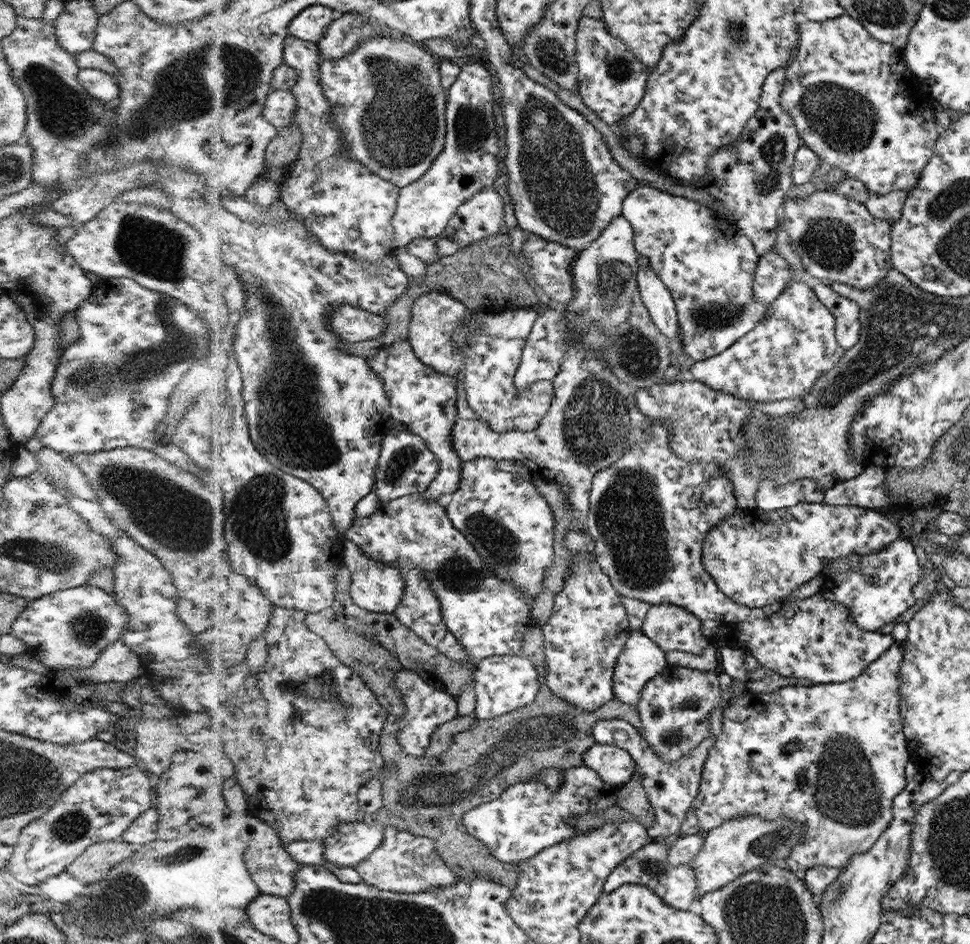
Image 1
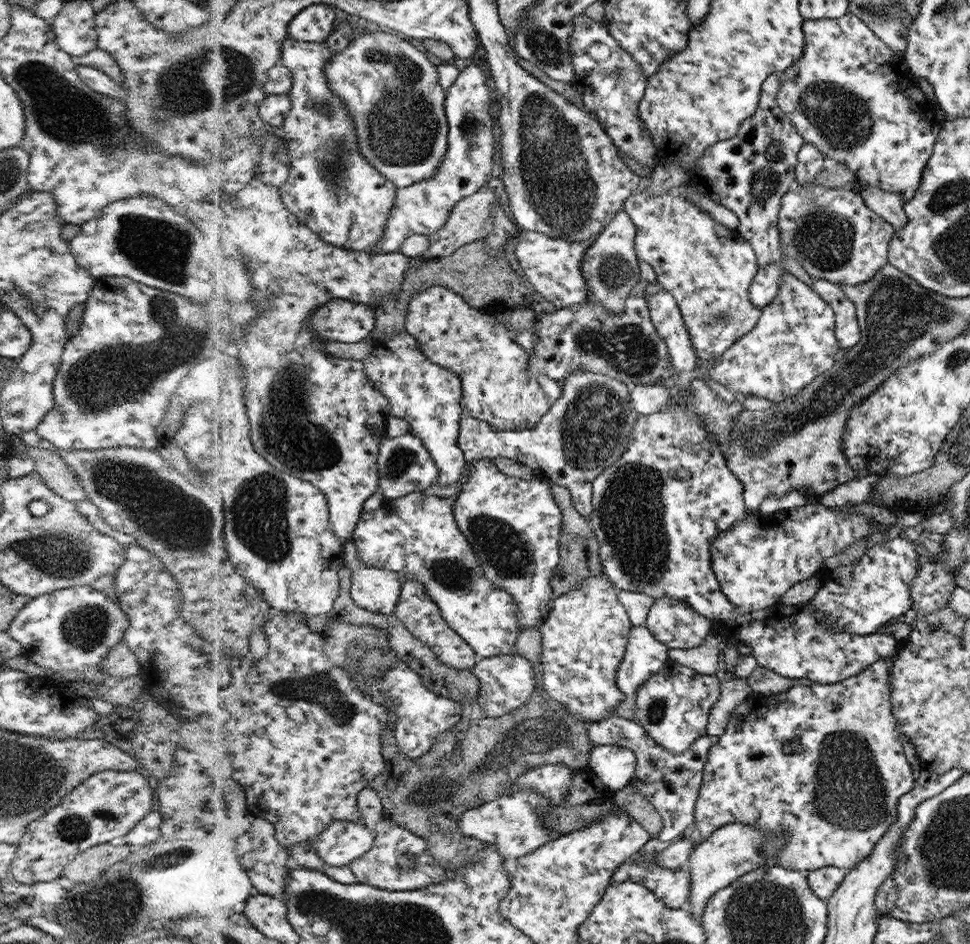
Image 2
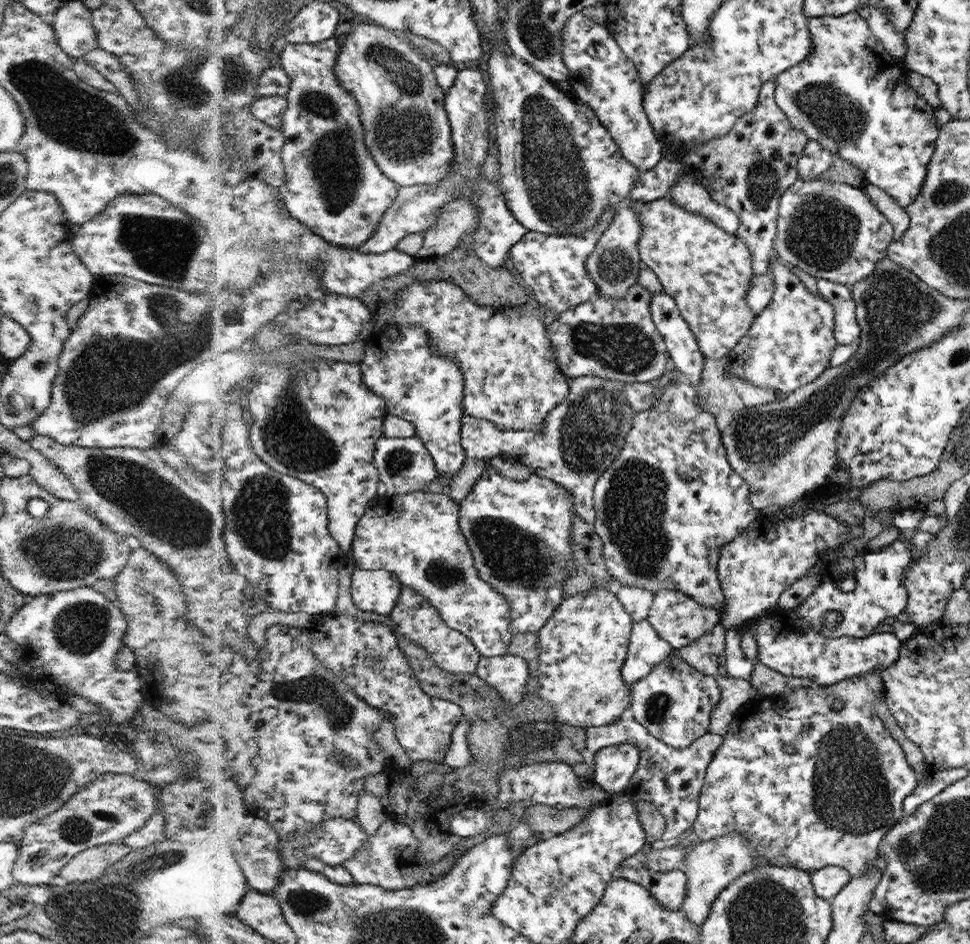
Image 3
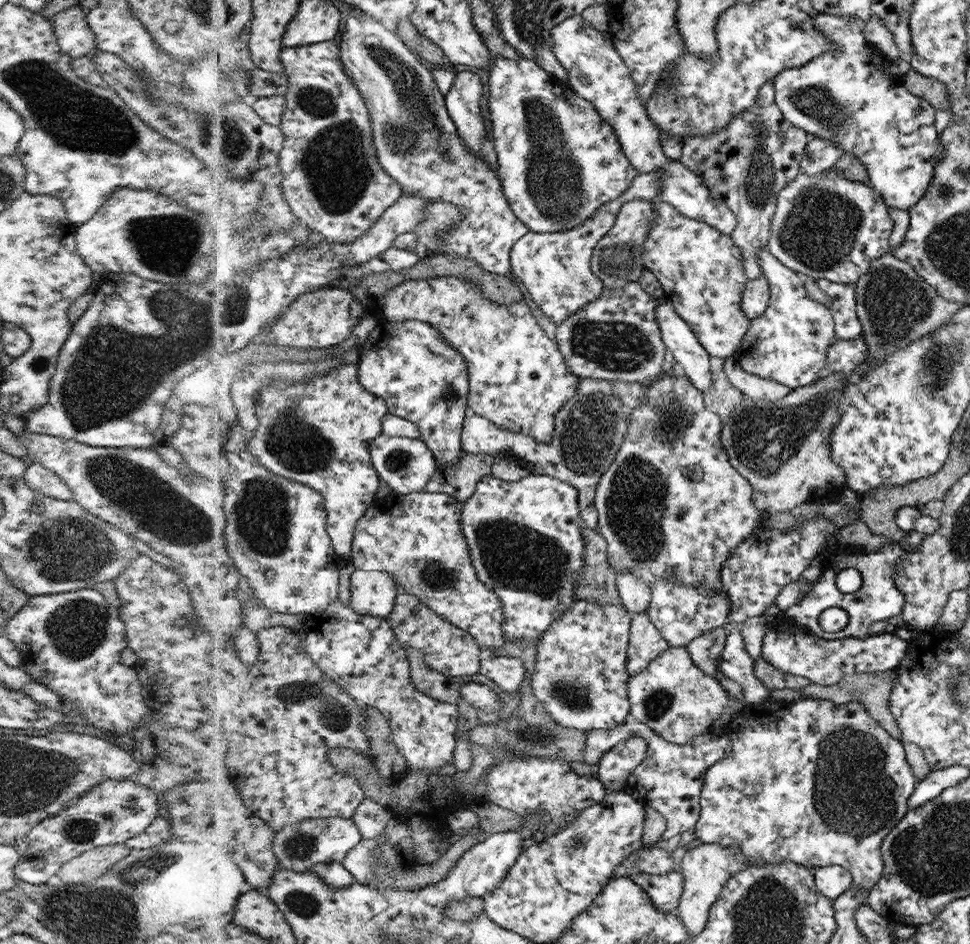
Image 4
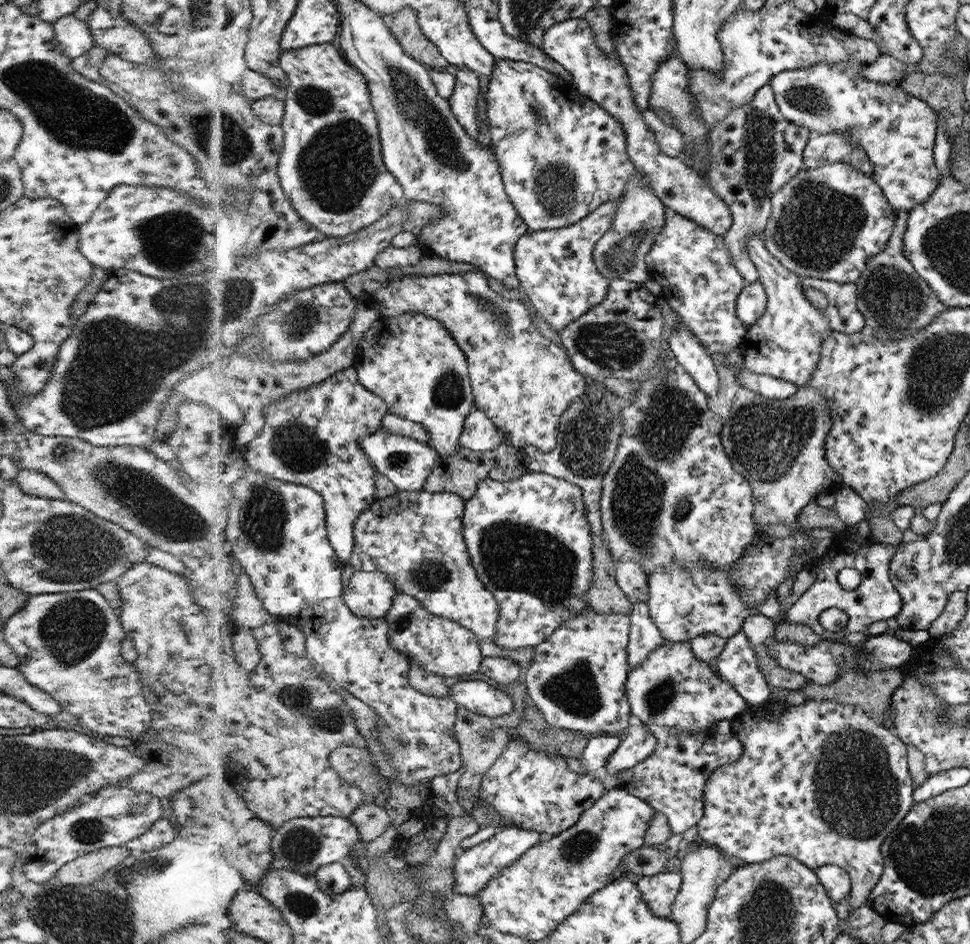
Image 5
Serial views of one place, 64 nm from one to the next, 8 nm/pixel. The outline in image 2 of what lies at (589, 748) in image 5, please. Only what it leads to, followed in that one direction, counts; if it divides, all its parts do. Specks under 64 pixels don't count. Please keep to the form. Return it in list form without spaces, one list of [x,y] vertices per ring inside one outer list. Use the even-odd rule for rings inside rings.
[[[611,715],[599,722],[589,724],[587,738],[592,748],[609,745],[627,747],[634,751],[637,765],[630,784],[633,784],[635,792],[639,792],[643,799],[648,800],[649,804],[655,807],[661,817],[661,831],[656,839],[664,843],[674,840],[694,821],[693,810],[701,784],[703,766],[708,751],[717,742],[718,736],[705,734],[695,740],[689,749],[681,753],[671,753],[658,748],[659,745],[645,733],[640,724],[625,717]]]

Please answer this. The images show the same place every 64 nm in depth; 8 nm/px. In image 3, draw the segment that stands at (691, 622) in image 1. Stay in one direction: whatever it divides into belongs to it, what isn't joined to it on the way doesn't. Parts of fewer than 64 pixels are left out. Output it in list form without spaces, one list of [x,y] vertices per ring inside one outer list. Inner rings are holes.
[[[657,589],[652,594],[653,604],[650,606],[649,616],[646,617],[650,626],[657,632],[659,638],[670,643],[673,650],[690,645],[703,634],[714,629],[722,620],[721,611],[713,607],[699,605],[693,597],[675,589]]]

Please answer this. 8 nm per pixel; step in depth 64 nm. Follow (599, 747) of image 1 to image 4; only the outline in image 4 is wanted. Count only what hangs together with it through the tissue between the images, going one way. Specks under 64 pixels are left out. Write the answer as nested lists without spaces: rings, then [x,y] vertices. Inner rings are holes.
[[[631,735],[599,758],[596,778],[608,790],[622,790],[627,776],[637,768],[646,752],[647,741],[639,735]]]

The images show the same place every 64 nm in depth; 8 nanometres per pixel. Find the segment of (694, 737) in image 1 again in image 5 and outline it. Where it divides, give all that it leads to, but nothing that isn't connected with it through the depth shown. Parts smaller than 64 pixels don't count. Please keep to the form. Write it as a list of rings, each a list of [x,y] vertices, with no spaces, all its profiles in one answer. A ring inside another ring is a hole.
[[[665,640],[663,641],[663,645],[659,645],[659,648],[647,654],[646,660],[639,663],[637,667],[630,669],[626,678],[626,698],[630,703],[630,714],[633,714],[635,718],[639,718],[643,724],[684,728],[685,731],[691,731],[691,733],[709,731],[709,728],[715,721],[730,720],[733,717],[737,717],[738,714],[741,714],[743,710],[747,708],[746,701],[742,695],[737,694],[728,682],[723,681],[719,676],[716,677],[713,675],[713,672],[711,672],[709,665],[706,662],[699,661],[698,658],[695,658],[695,655],[690,647],[690,641],[673,642]]]

